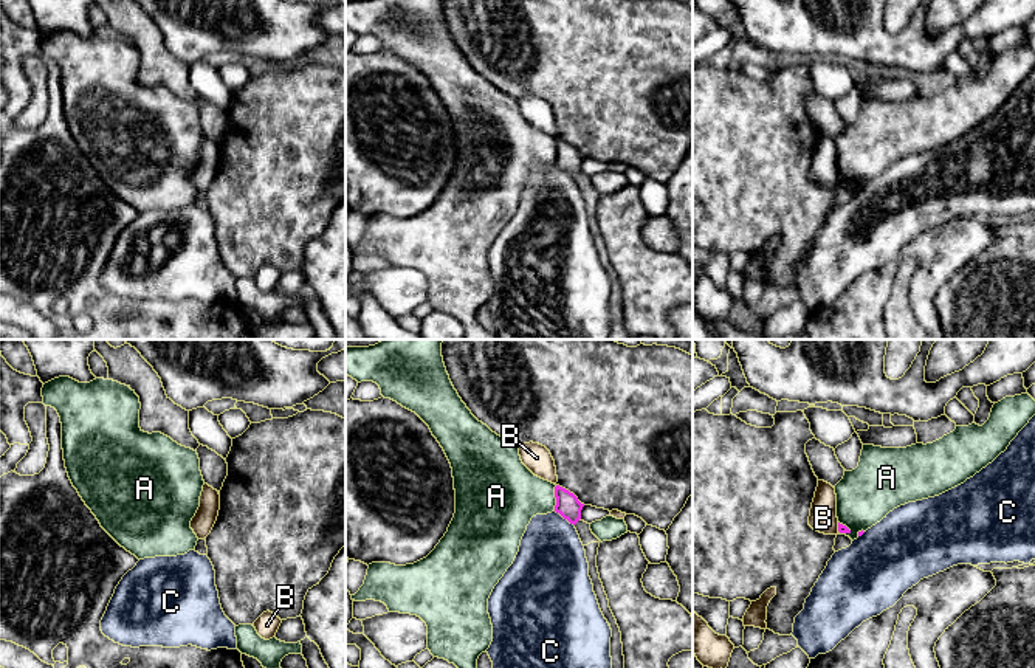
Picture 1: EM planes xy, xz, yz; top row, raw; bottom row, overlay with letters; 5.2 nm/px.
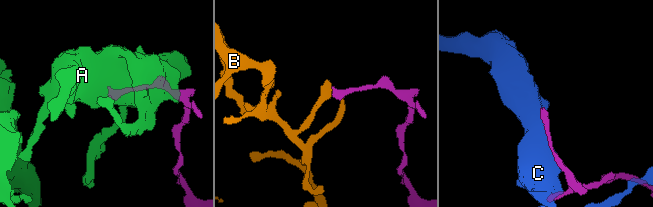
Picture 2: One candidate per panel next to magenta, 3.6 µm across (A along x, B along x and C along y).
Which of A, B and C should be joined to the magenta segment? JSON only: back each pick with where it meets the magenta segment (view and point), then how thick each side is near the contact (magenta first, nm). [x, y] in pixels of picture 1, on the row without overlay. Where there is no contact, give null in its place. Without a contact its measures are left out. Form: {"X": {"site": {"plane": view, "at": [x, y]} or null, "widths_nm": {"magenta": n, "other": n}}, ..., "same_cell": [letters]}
{"same_cell": []}

